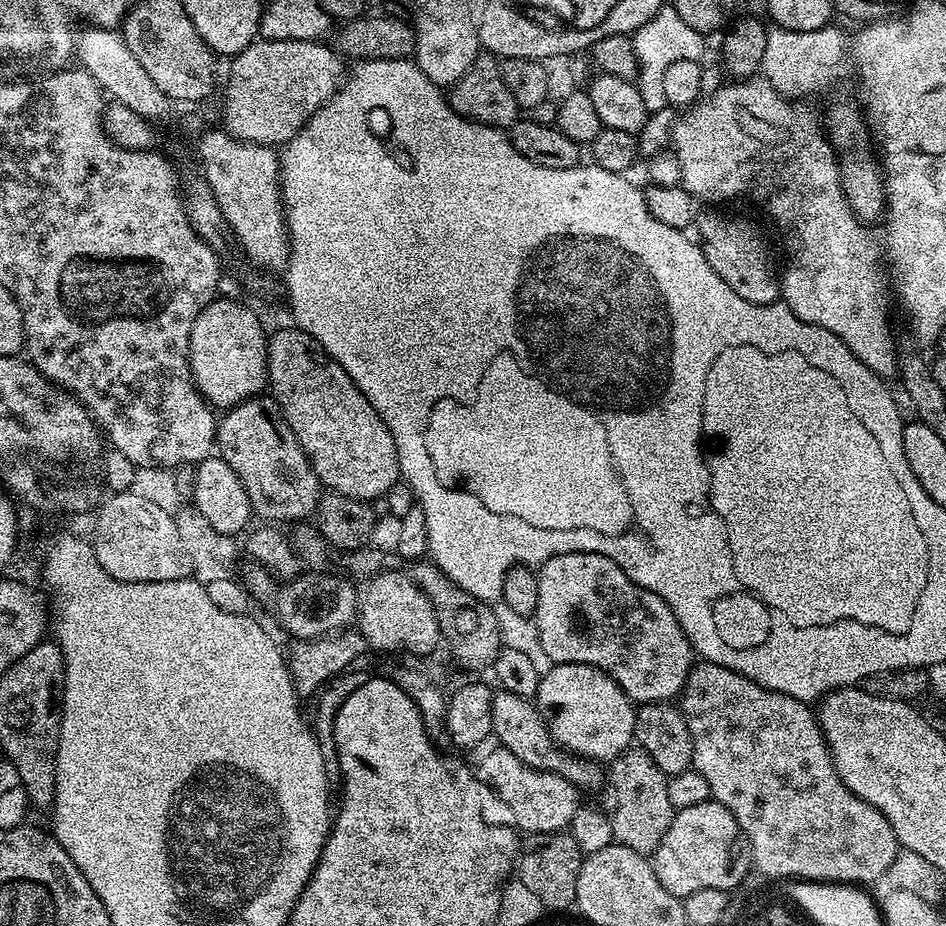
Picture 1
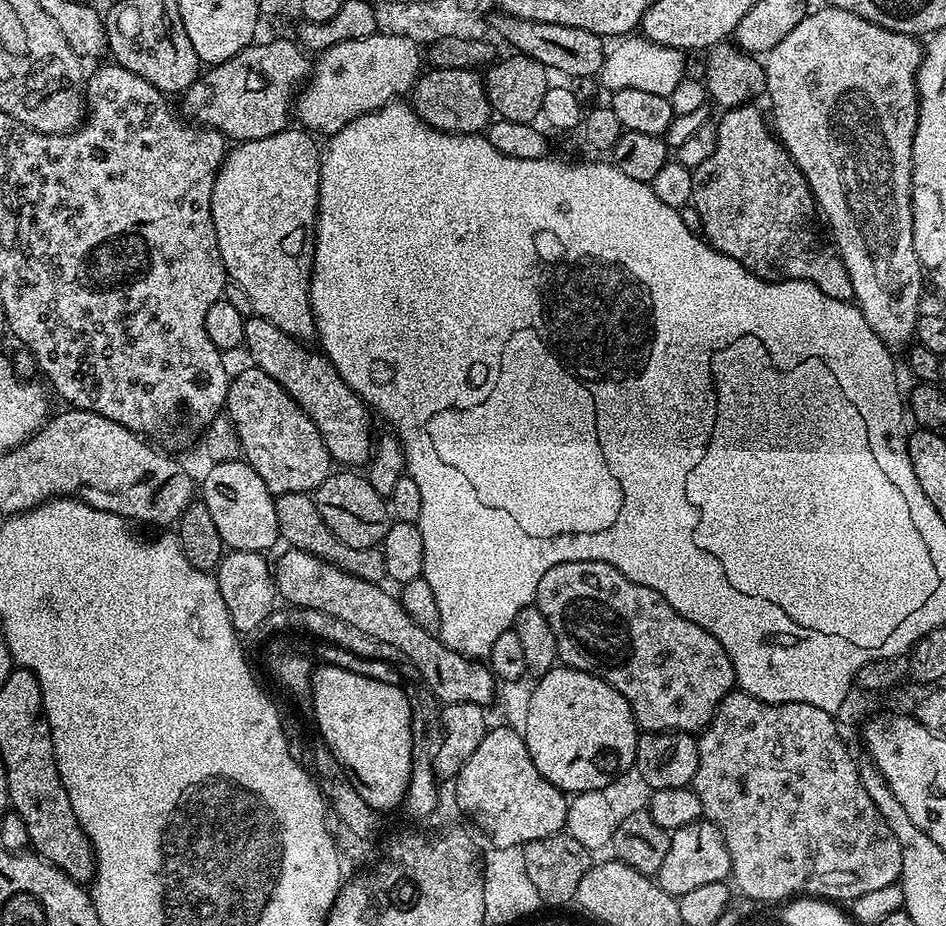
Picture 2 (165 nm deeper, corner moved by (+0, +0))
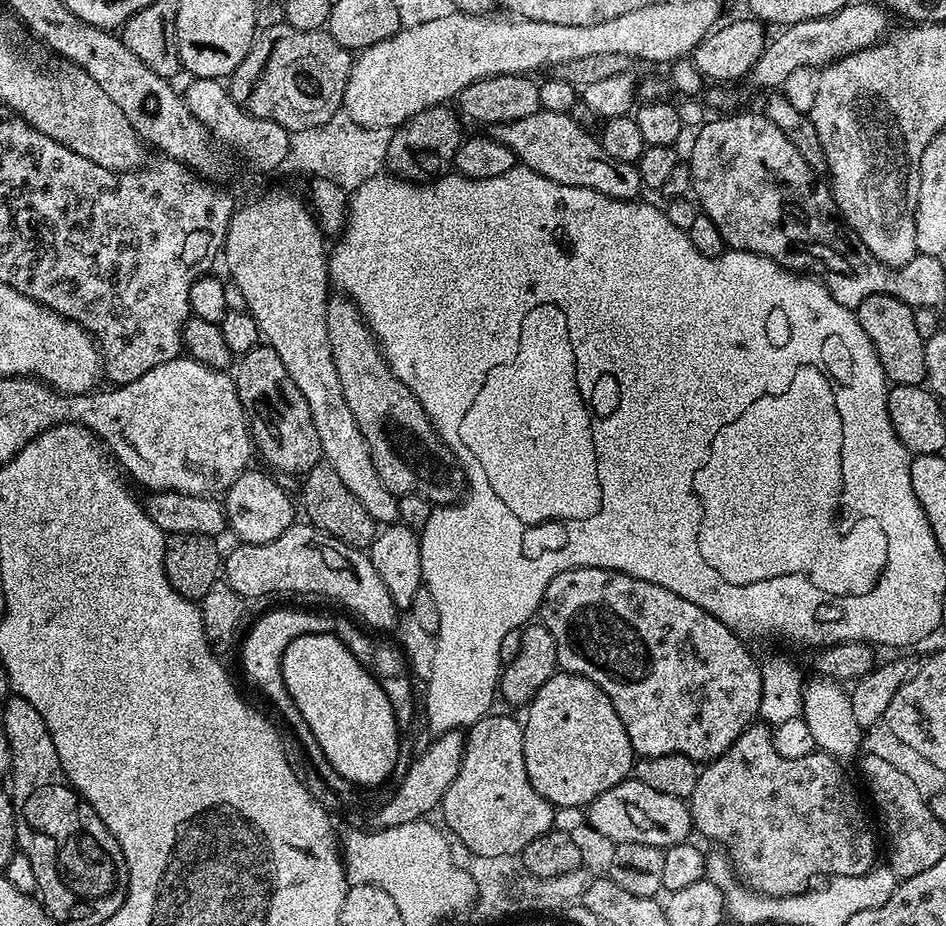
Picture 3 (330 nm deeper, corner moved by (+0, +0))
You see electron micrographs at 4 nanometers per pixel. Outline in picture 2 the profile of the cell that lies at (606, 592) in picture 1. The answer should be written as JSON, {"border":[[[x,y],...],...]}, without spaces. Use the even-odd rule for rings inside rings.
{"border":[[[589,560],[562,562],[558,566],[546,570],[546,574],[542,574],[542,582],[538,582],[536,587],[534,604],[540,609],[546,622],[550,622],[550,630],[556,639],[557,657],[567,667],[594,674],[598,678],[602,678],[602,682],[614,686],[614,690],[621,692],[626,698],[626,702],[630,702],[636,723],[644,732],[699,733],[714,718],[722,698],[726,698],[729,692],[733,691],[736,671],[726,650],[722,650],[718,638],[714,638],[714,634],[706,634],[706,630],[702,630],[702,626],[694,626],[694,622],[682,618],[682,614],[678,614],[678,610],[674,610],[674,606],[670,606],[670,602],[666,602],[666,598],[662,598],[662,594],[658,594],[658,590],[650,590],[650,586],[638,586],[638,582],[630,582],[630,578],[626,578],[626,574],[614,570],[614,566],[610,566],[606,562],[590,562]]]}

